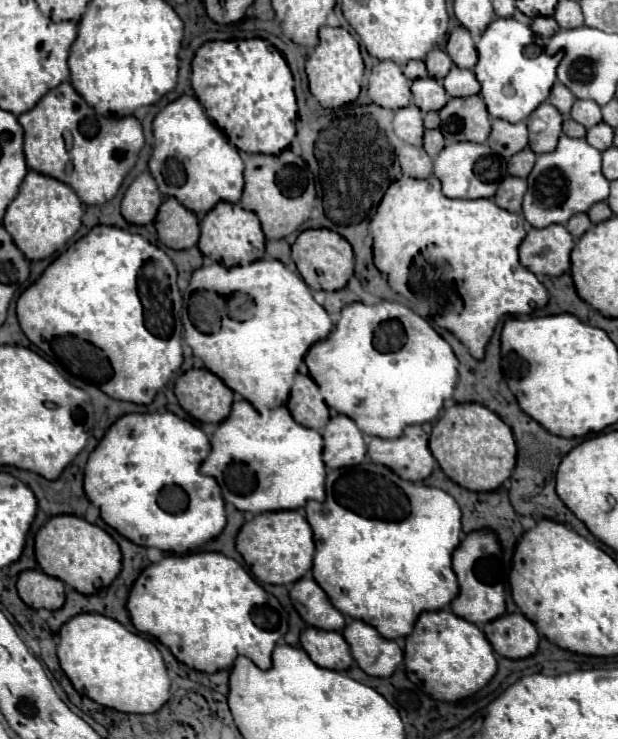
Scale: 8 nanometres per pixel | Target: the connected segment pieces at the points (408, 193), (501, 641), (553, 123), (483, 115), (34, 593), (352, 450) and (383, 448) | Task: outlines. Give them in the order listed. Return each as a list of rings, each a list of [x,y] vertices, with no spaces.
[[[435,175],[427,177],[427,179],[413,179],[413,177],[403,177],[395,183],[391,183],[391,187],[387,189],[387,193],[383,195],[379,207],[377,207],[377,213],[371,221],[371,233],[373,233],[373,253],[375,253],[375,267],[387,275],[389,279],[389,285],[401,293],[403,297],[407,297],[407,303],[411,305],[411,309],[415,313],[419,313],[421,317],[427,317],[427,321],[439,325],[439,327],[445,327],[449,329],[451,333],[455,333],[465,345],[467,349],[471,351],[471,355],[475,359],[483,359],[483,353],[485,353],[485,345],[489,341],[489,337],[493,335],[493,329],[497,325],[497,321],[503,317],[503,315],[531,315],[533,311],[541,309],[547,305],[547,289],[539,283],[539,279],[521,265],[519,261],[519,253],[517,253],[517,247],[519,243],[523,241],[525,237],[525,227],[523,227],[523,219],[521,215],[517,213],[511,213],[511,211],[505,211],[501,207],[497,207],[491,199],[449,199],[441,193],[441,185],[439,185],[439,179]]]
[[[521,613],[503,615],[483,625],[483,633],[493,649],[509,659],[525,659],[537,651],[537,627]]]
[[[549,101],[541,103],[541,107],[537,107],[533,115],[527,117],[529,147],[537,155],[553,151],[561,135],[561,125],[563,125],[563,115],[557,111],[557,107],[553,107]]]
[[[481,95],[471,97],[453,97],[439,111],[441,115],[441,133],[447,143],[453,141],[473,141],[485,143],[491,131],[489,113]]]
[[[39,569],[23,571],[17,579],[19,597],[33,609],[59,609],[65,603],[65,585]]]
[[[335,415],[321,429],[323,435],[323,459],[331,469],[353,467],[365,459],[367,447],[361,429],[347,415]]]
[[[421,425],[405,427],[397,439],[373,437],[369,443],[369,457],[373,463],[389,467],[405,481],[423,481],[431,475],[435,459],[429,451],[429,435]]]

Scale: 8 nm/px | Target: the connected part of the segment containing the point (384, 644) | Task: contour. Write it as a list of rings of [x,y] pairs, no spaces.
[[[349,621],[343,629],[343,637],[359,667],[369,675],[391,677],[395,667],[403,661],[401,647],[391,639],[383,639],[379,631],[365,621]]]

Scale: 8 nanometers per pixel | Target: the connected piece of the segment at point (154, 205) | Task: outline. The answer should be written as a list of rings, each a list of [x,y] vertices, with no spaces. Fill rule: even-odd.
[[[143,171],[125,191],[121,201],[121,213],[129,223],[149,225],[161,205],[161,193],[149,171]]]

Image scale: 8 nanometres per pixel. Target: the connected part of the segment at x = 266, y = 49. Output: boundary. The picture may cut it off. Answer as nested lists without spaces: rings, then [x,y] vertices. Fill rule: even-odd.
[[[265,39],[239,41],[209,41],[205,43],[191,65],[191,87],[197,99],[207,109],[215,125],[229,135],[229,141],[243,153],[271,153],[283,151],[295,137],[297,97],[293,91],[293,75],[283,55]]]

